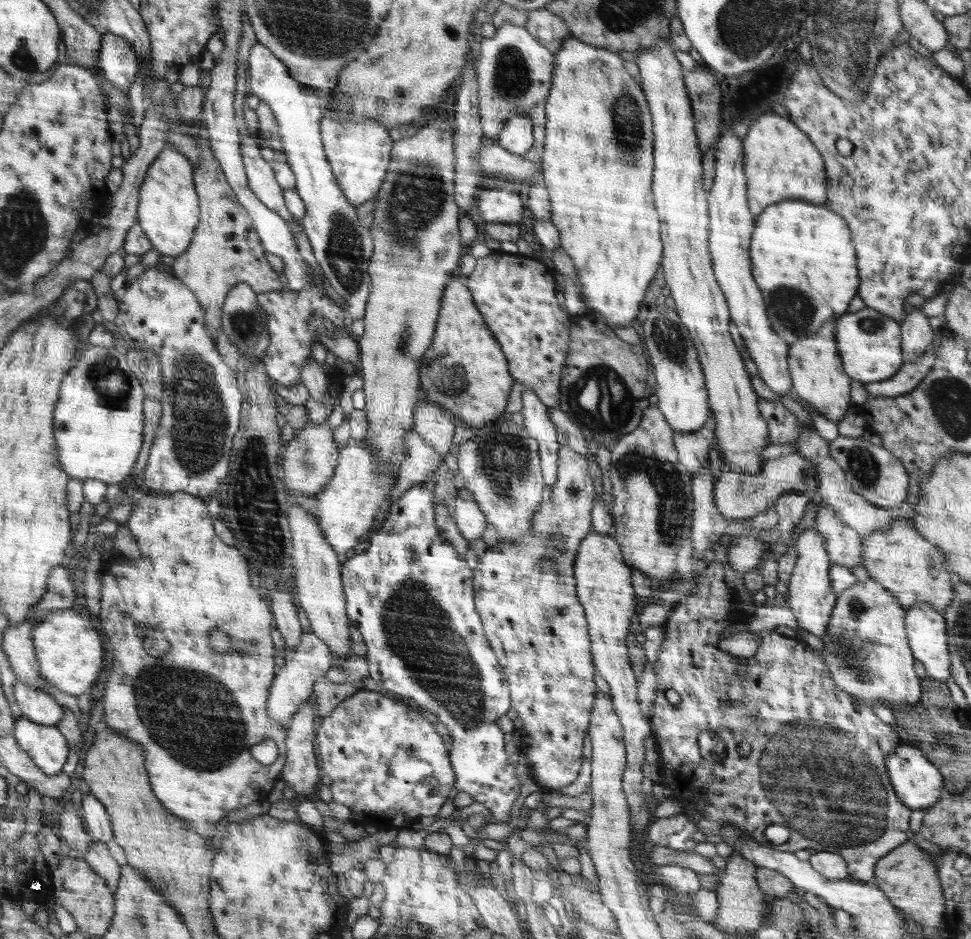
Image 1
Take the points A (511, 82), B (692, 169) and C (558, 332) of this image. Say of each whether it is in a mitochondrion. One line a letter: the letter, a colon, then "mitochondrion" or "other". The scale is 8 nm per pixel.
A: mitochondrion
B: other
C: other

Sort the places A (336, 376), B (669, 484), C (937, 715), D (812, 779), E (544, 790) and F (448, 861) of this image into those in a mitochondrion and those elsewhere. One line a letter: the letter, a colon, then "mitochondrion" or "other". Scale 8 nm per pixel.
A: other
B: mitochondrion
C: mitochondrion
D: mitochondrion
E: other
F: other

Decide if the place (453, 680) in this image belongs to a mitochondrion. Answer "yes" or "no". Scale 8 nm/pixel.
yes

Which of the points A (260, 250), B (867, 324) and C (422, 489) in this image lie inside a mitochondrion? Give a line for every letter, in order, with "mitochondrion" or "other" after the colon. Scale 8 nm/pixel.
A: other
B: mitochondrion
C: other

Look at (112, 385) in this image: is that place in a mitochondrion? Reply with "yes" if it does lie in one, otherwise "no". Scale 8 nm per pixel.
yes

